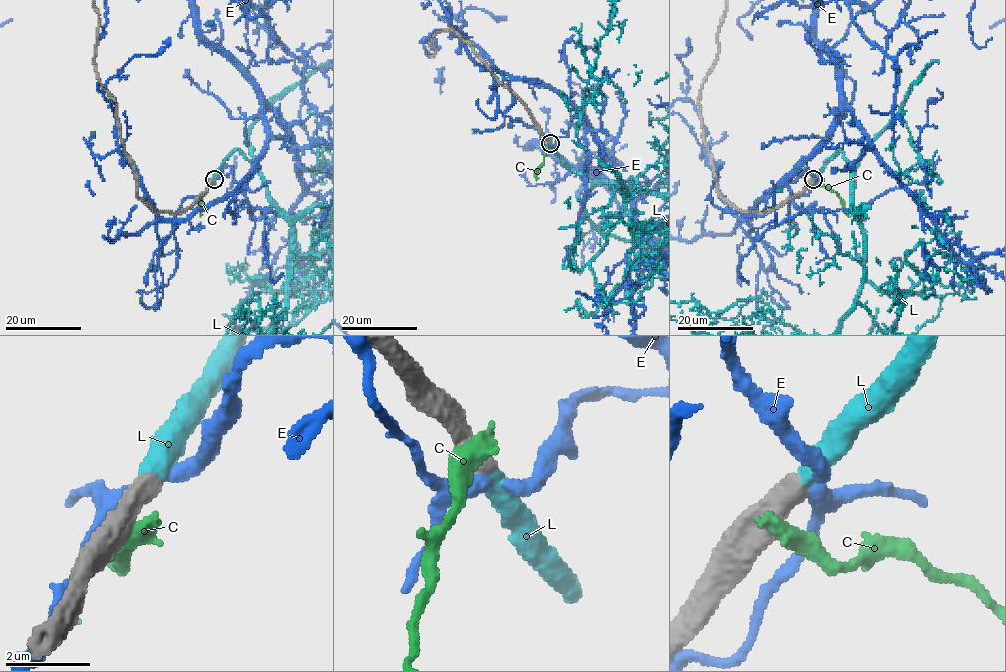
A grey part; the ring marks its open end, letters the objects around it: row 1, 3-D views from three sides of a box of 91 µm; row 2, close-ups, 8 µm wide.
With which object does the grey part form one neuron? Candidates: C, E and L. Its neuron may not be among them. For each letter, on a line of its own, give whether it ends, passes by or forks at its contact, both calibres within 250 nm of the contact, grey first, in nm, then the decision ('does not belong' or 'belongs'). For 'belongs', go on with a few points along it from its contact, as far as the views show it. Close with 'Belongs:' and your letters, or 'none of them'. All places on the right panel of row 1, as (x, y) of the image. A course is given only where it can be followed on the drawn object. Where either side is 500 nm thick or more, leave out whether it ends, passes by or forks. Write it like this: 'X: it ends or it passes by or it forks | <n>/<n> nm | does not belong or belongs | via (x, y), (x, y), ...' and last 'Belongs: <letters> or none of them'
C: 500/550 nm | does not belong
E: 550/340 nm | does not belong
L: 500/500 nm | belongs
Belongs: L

